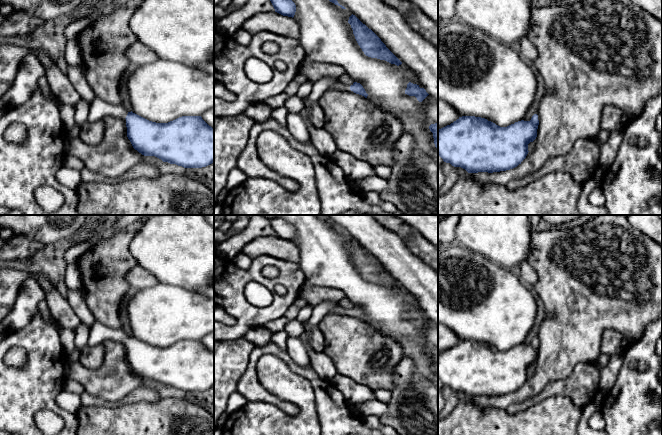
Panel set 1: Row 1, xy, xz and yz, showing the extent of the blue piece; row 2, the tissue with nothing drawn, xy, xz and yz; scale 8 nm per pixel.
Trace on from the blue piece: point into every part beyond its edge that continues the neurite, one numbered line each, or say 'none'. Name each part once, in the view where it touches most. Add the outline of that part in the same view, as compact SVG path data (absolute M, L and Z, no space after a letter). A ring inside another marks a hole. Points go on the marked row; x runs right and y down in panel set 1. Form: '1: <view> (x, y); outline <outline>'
1: xy (99, 109); outline M95 97L95 99L90 103L88 121L95 122L102 120L104 117L117 117L124 119L127 114L128 112L125 110L123 105L110 104Z

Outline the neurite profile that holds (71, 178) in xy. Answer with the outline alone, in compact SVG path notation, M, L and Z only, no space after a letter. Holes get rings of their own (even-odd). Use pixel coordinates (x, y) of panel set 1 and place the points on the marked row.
M66 167L60 168L56 174L56 179L63 185L75 190L81 181L80 171L68 169Z

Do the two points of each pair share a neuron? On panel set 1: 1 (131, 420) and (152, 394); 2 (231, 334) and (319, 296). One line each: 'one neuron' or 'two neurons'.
1: two neurons
2: two neurons

